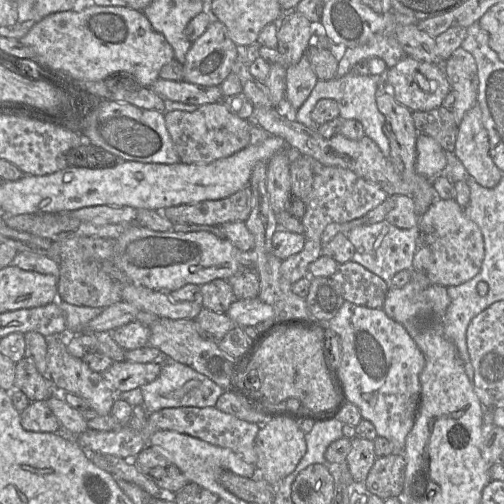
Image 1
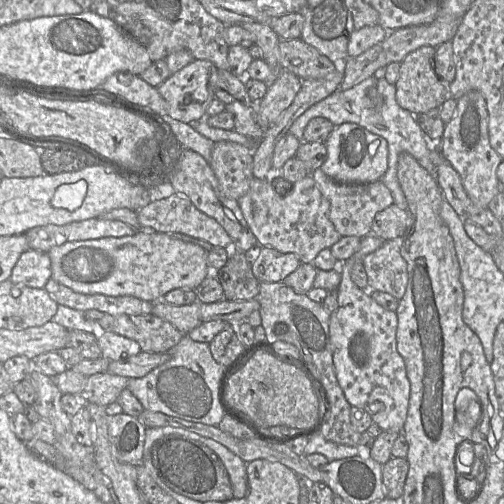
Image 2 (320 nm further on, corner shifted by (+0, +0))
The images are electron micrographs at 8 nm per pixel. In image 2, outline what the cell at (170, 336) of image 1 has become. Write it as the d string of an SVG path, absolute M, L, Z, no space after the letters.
M152 313L119 315L112 331L135 340L142 351L149 353L167 353L184 337L170 322Z

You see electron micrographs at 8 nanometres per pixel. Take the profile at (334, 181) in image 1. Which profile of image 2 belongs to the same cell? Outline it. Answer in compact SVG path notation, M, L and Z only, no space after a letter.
M321 168L311 172L317 187L330 204L329 218L342 236L363 238L371 233L376 214L394 203L390 190L381 180L370 183L340 183L327 176Z

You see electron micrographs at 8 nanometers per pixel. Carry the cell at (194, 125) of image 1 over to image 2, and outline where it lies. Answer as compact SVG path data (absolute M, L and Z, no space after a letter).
M214 142L209 165L229 198L238 200L248 192L254 177L252 152L235 142Z

